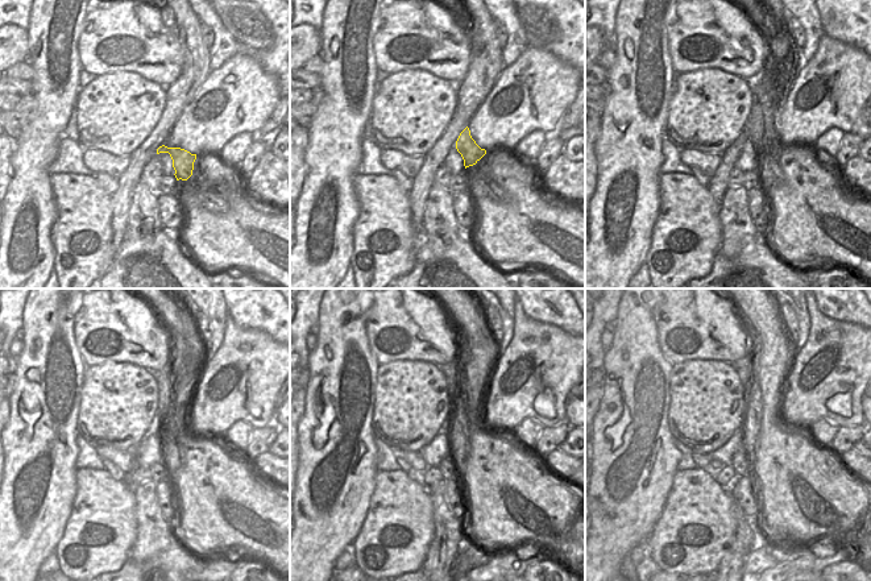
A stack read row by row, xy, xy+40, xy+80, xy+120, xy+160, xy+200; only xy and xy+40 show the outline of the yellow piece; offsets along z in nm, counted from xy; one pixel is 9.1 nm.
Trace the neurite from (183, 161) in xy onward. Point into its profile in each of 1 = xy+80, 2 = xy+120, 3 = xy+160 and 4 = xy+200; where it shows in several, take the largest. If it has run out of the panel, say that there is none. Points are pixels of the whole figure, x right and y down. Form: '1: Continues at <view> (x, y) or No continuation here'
1: Continues at xy+80 (759, 136)
2: Continues at xy+120 (162, 376)
3: Continues at xy+160 (451, 370)
4: Continues at xy+200 (742, 366)

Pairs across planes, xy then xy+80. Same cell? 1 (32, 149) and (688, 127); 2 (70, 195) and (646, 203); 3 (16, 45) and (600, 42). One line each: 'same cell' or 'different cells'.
1: different cells
2: different cells
3: same cell

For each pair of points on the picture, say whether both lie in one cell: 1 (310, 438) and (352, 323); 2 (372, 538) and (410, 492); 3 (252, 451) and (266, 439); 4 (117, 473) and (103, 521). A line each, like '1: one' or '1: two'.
1: one
2: one
3: one
4: two

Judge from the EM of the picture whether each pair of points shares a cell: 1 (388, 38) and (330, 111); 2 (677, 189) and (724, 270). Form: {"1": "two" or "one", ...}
{"1": "two", "2": "two"}

